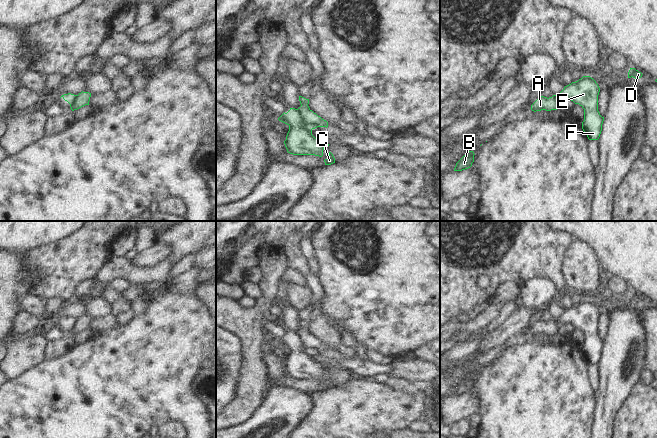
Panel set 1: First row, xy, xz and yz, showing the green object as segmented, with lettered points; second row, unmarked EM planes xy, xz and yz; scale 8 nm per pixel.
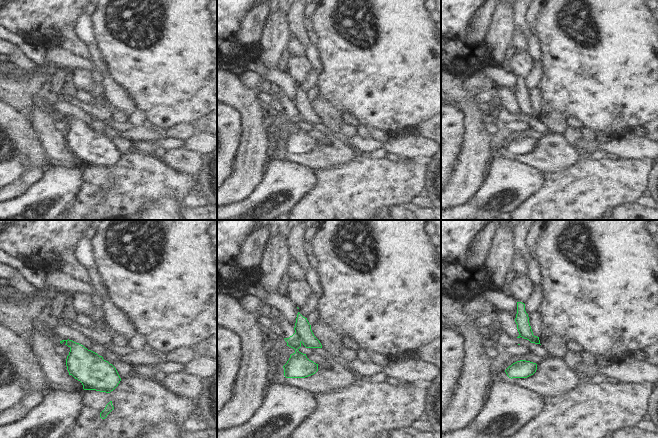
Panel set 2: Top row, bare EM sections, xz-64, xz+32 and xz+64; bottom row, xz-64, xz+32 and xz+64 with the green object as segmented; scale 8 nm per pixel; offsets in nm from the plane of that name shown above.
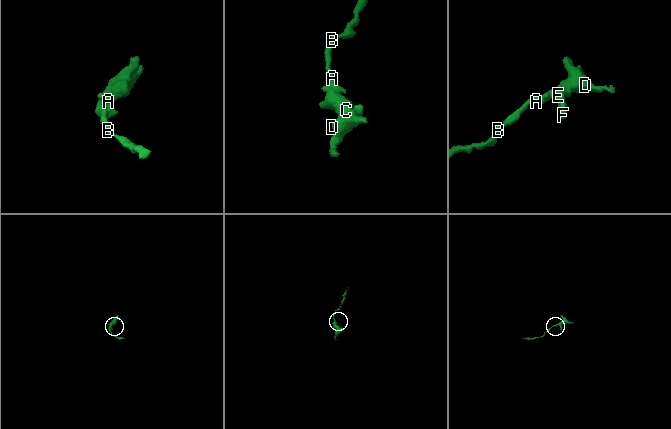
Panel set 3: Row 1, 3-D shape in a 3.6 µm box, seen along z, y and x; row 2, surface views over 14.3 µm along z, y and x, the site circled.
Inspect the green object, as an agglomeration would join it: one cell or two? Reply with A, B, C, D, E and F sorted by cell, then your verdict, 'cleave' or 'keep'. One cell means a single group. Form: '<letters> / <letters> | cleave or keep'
A B / C D E F | cleave

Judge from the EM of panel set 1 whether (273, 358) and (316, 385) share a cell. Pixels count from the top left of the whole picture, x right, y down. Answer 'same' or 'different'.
same

